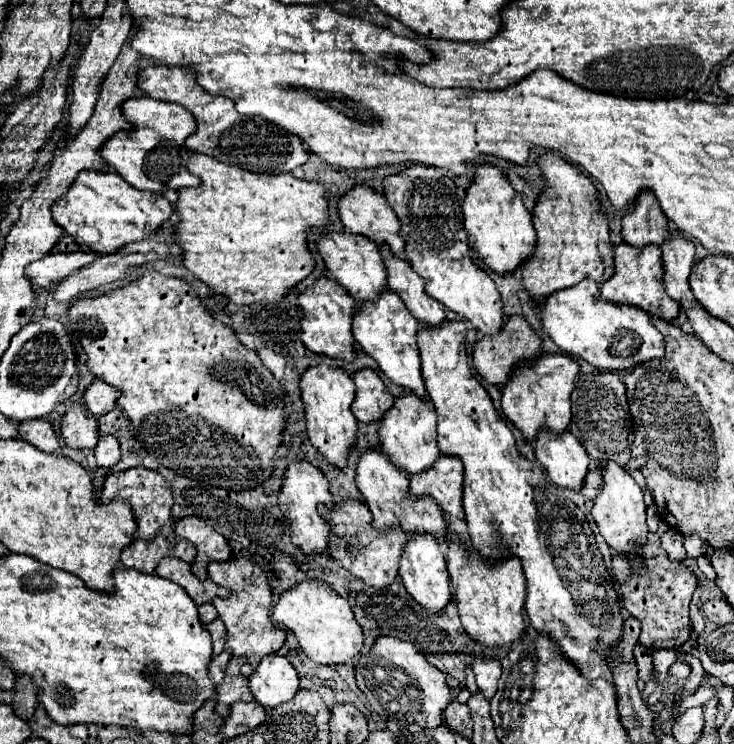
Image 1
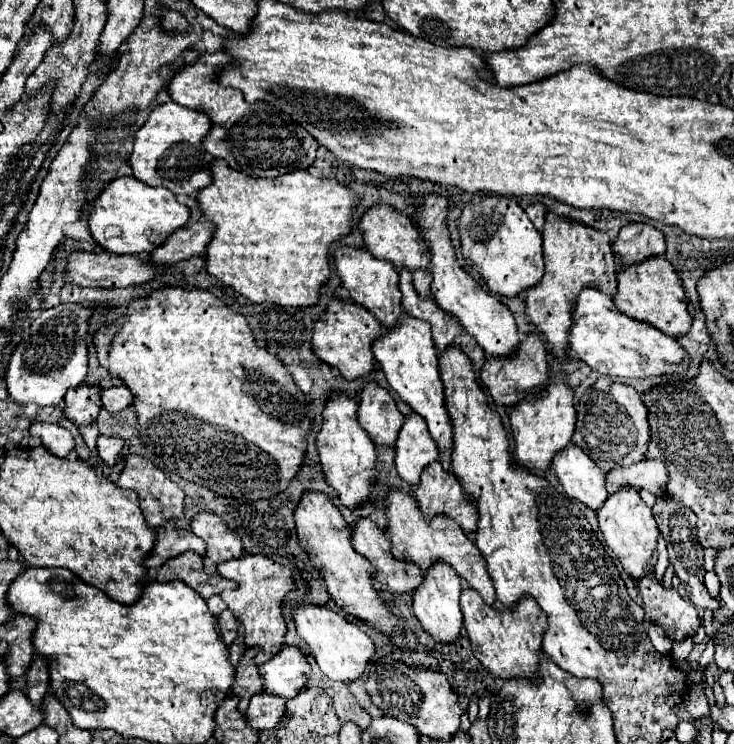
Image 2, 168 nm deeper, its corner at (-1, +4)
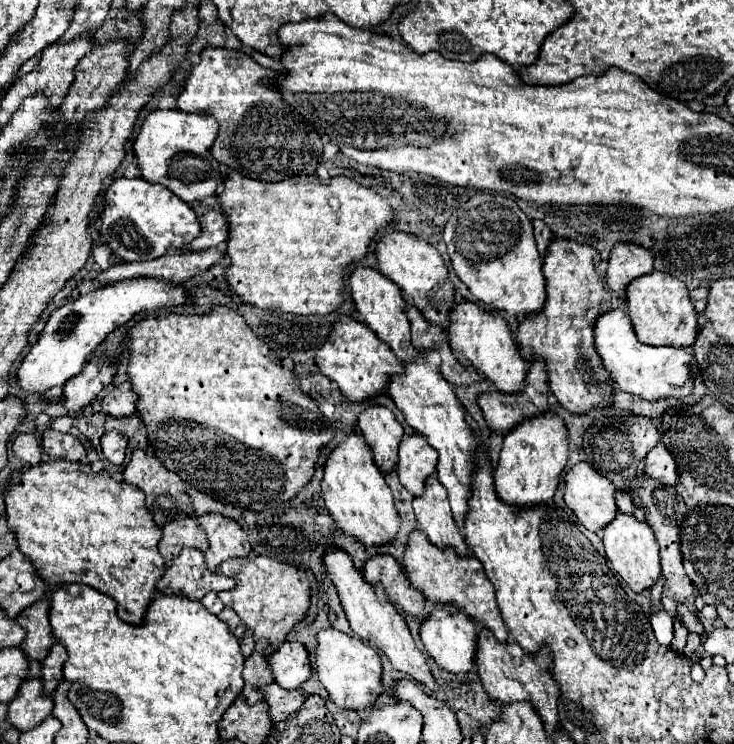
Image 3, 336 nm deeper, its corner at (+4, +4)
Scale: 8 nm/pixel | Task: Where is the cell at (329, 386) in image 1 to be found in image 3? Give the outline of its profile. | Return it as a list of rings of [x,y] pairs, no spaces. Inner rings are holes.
[[[348,434],[346,440],[330,454],[322,480],[324,502],[336,526],[366,548],[390,544],[400,530],[400,516],[394,508],[392,492],[368,450],[370,448],[364,444],[362,434]]]

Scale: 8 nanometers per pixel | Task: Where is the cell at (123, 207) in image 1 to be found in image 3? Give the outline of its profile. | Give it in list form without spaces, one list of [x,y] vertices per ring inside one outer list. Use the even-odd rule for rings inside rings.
[[[118,178],[106,192],[100,236],[112,248],[112,252],[126,262],[156,260],[168,250],[180,250],[200,236],[200,232],[202,228],[196,212],[166,186],[150,184],[144,178]]]

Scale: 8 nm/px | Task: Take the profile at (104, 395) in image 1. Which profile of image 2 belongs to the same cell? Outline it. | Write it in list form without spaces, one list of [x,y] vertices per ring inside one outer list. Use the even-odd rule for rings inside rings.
[[[111,386],[111,388],[105,388],[101,392],[101,402],[103,402],[103,408],[109,410],[109,412],[119,412],[123,408],[127,408],[133,400],[133,394],[127,386]]]

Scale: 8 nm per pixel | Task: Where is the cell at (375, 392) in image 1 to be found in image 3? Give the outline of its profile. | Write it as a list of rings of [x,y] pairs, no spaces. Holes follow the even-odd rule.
[[[372,406],[360,414],[358,426],[364,432],[368,448],[372,450],[374,464],[384,474],[396,470],[398,446],[404,436],[404,430],[394,418],[394,414],[384,406]]]

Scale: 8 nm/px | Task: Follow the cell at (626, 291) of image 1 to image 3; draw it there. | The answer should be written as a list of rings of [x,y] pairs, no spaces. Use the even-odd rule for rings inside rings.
[[[652,272],[630,282],[626,290],[626,314],[642,344],[650,346],[692,346],[698,336],[698,312],[690,302],[686,284],[666,272]]]

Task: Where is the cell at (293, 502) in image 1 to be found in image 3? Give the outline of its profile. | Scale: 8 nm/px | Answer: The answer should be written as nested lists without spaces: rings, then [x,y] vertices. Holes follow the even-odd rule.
[[[328,546],[326,548],[326,554],[324,554],[324,564],[328,568],[328,576],[330,580],[336,584],[338,588],[338,594],[340,594],[340,600],[342,600],[342,608],[348,616],[348,622],[350,622],[350,628],[364,640],[364,642],[370,642],[370,646],[382,650],[388,660],[392,662],[392,666],[400,672],[406,672],[410,678],[414,678],[416,682],[424,684],[430,692],[438,690],[440,684],[436,684],[436,680],[432,678],[430,674],[430,668],[426,664],[426,658],[424,654],[418,650],[418,646],[414,644],[414,638],[408,630],[408,624],[404,622],[404,616],[388,602],[388,596],[384,594],[382,590],[382,584],[376,584],[374,588],[362,578],[362,574],[354,568],[352,564],[352,558],[344,552],[344,550],[338,550],[334,546]]]

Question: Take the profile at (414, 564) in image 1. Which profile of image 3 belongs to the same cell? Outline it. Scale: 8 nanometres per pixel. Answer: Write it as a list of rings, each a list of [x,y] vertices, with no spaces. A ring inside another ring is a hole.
[[[436,606],[434,612],[422,622],[422,626],[420,626],[420,638],[424,642],[426,652],[446,672],[468,674],[468,672],[474,670],[478,626],[476,626],[474,620],[468,620],[466,614],[462,614],[462,612],[450,612],[446,606]]]

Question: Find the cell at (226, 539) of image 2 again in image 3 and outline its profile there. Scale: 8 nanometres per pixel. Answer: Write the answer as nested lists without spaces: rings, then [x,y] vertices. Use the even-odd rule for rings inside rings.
[[[212,512],[200,516],[198,524],[204,528],[210,542],[210,548],[206,552],[206,566],[210,572],[216,572],[224,560],[250,554],[252,546],[248,542],[248,536],[236,520]]]

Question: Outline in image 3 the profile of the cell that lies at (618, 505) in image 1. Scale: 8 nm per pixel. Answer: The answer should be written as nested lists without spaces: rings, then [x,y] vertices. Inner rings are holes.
[[[618,514],[602,532],[602,542],[606,556],[616,570],[616,574],[630,586],[632,592],[642,594],[644,590],[652,588],[660,578],[660,556],[658,556],[658,544],[654,540],[654,532],[646,522],[636,520],[634,516]]]

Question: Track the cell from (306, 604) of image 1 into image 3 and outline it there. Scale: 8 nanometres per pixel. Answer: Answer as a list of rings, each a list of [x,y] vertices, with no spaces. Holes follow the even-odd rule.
[[[328,628],[318,632],[318,680],[328,690],[328,698],[338,706],[346,710],[362,710],[372,708],[378,696],[384,692],[382,686],[382,662],[376,650],[368,646],[362,640],[354,640],[352,636]]]

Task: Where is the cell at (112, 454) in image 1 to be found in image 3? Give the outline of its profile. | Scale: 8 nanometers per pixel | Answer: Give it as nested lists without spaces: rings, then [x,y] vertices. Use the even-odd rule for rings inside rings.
[[[110,430],[110,432],[106,432],[102,436],[102,452],[116,466],[122,466],[124,464],[126,444],[128,444],[128,438],[124,434],[116,432],[116,430]]]

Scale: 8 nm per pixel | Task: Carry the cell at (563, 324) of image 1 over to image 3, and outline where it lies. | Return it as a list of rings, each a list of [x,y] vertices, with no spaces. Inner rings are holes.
[[[612,310],[602,314],[594,326],[596,350],[602,356],[606,370],[612,376],[612,384],[616,390],[624,390],[648,402],[658,402],[664,398],[684,398],[692,394],[694,382],[690,382],[690,356],[684,348],[670,346],[646,346],[640,344],[630,318],[624,310]]]

